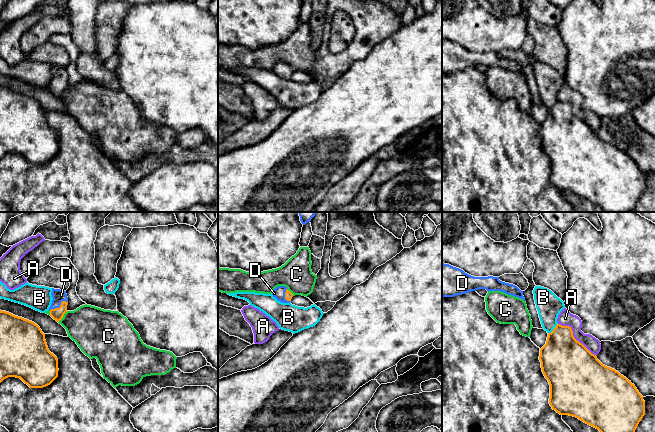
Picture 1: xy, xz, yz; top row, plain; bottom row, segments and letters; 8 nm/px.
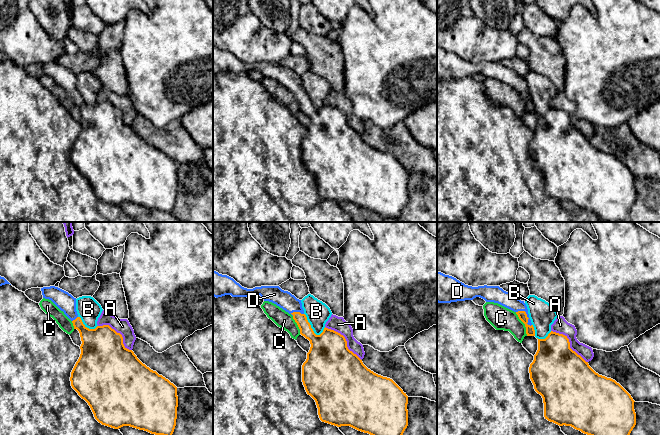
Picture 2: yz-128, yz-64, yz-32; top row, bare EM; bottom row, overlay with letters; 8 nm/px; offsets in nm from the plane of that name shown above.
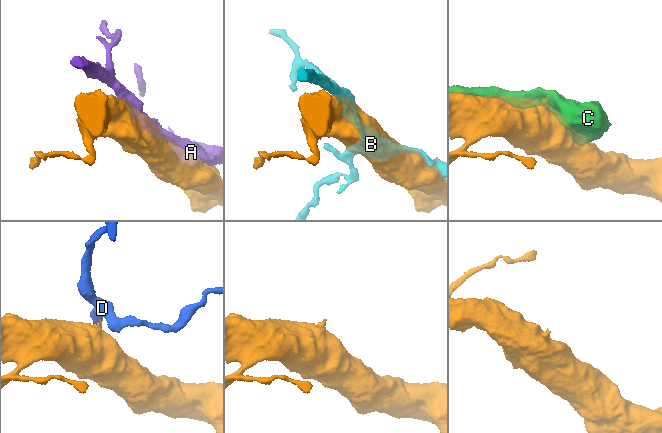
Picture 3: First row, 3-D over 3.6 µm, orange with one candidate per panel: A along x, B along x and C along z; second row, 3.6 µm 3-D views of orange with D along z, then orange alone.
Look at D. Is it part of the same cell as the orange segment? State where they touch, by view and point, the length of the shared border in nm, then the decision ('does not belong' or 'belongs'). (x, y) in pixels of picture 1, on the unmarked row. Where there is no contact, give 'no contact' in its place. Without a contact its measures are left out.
xy (60, 82) | 170 nm | belongs

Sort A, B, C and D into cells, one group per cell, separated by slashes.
A / B / C / D

